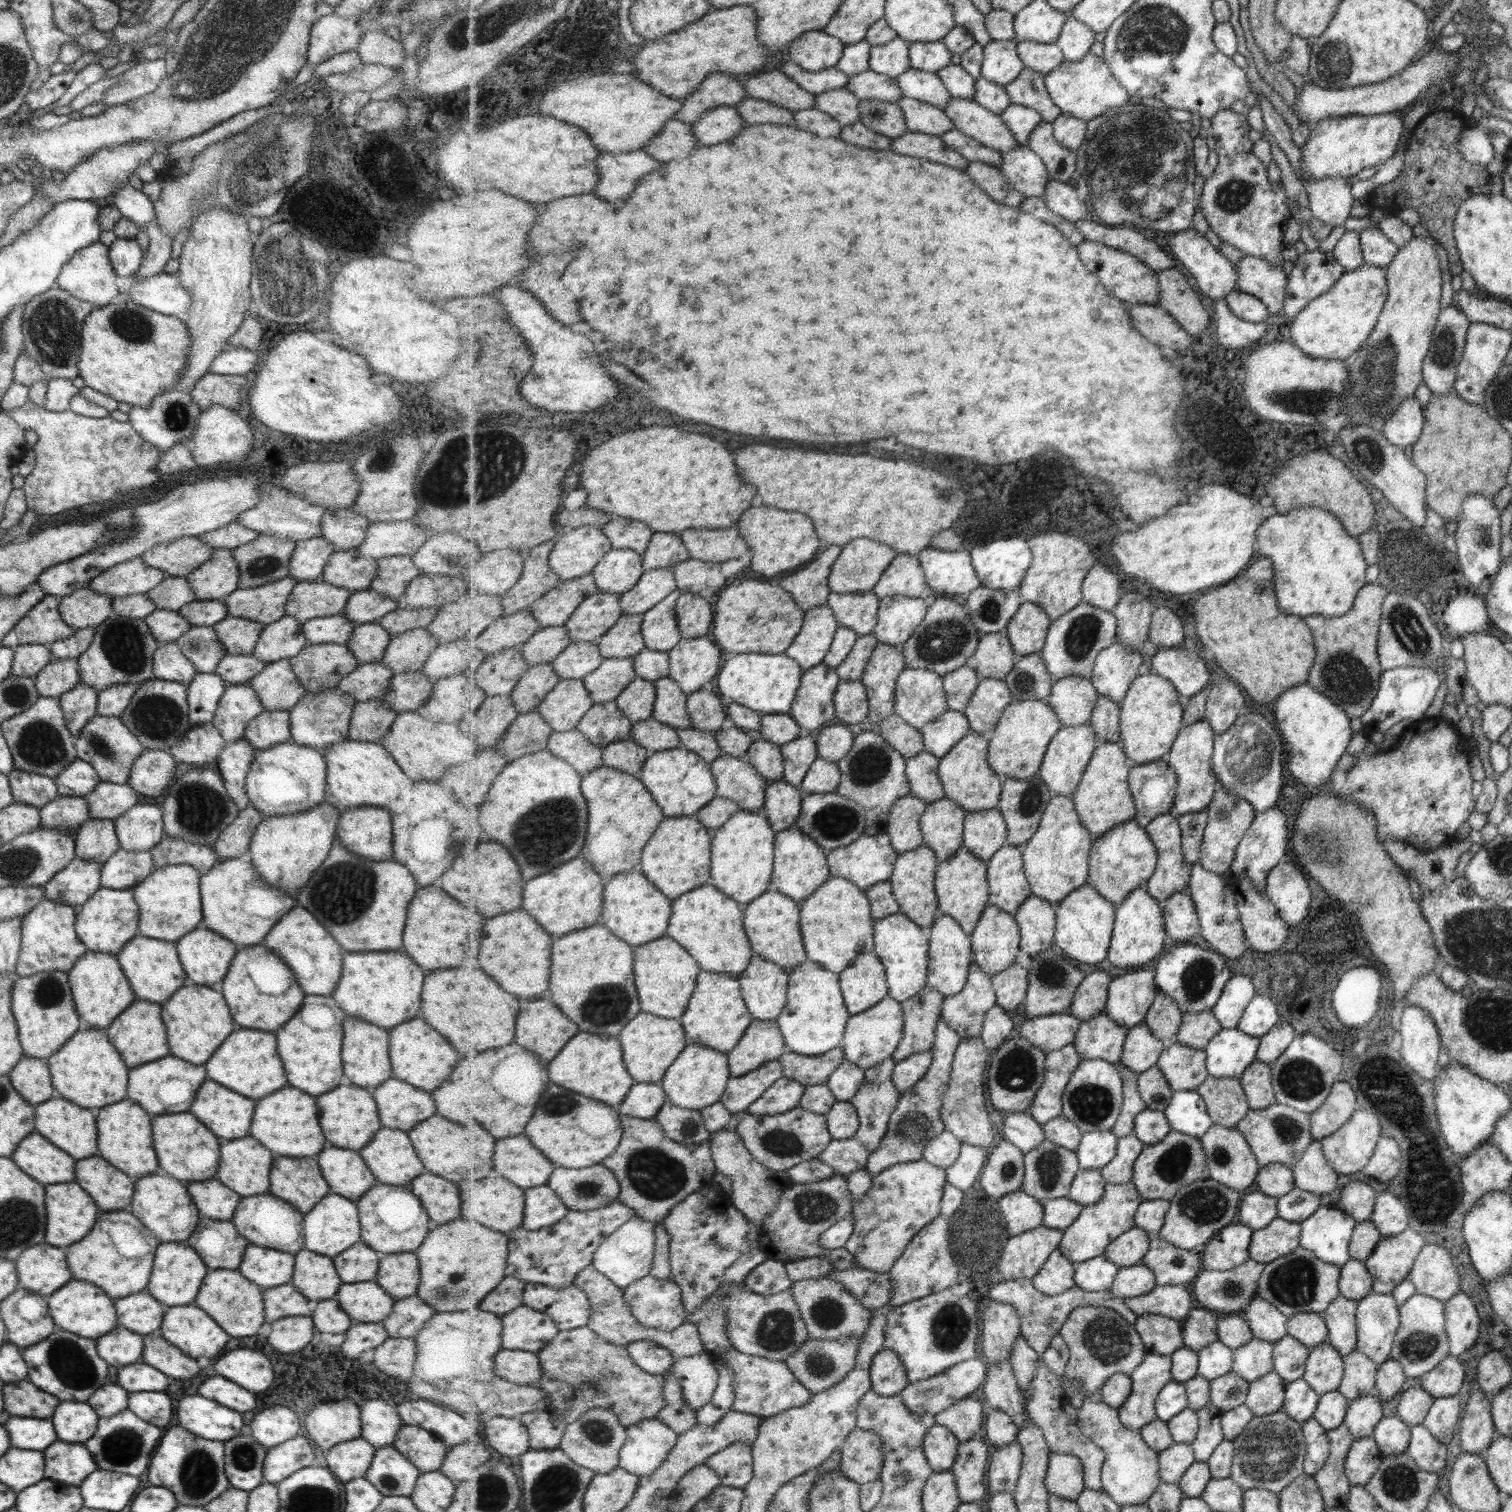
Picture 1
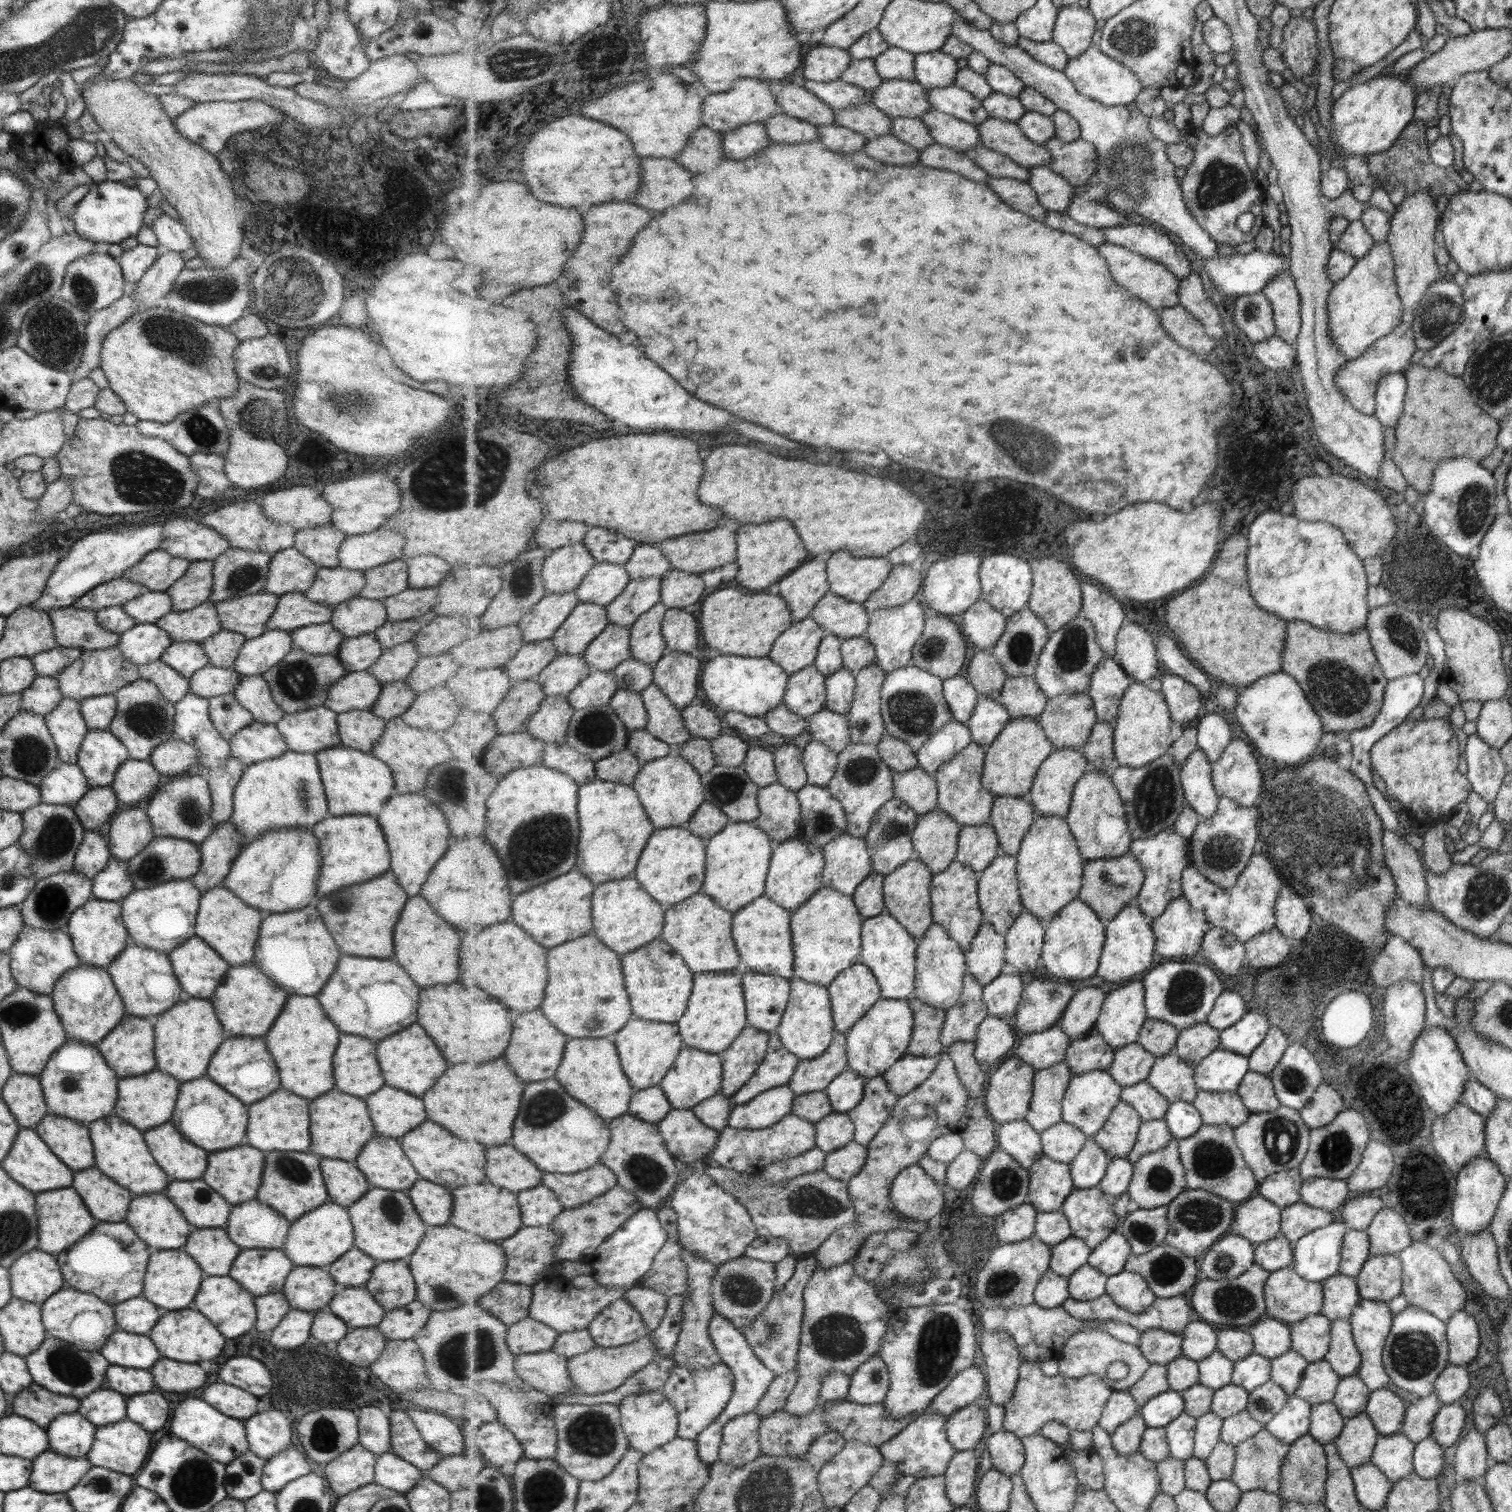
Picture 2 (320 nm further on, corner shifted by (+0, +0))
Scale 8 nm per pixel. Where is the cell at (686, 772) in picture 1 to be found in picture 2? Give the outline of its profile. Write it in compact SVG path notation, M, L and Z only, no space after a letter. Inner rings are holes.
M674 753L643 764L633 784L652 823L659 828L688 828L692 817L706 802L702 775L680 754Z

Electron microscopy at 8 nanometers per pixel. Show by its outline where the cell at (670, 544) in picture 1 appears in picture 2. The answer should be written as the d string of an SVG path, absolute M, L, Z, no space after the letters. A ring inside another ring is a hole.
M639 544L633 556L623 565L632 580L647 577L662 578L672 569L672 563L664 553L659 545Z

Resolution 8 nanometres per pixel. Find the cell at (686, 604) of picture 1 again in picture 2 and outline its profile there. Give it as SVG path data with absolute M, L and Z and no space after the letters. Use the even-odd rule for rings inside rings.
M671 608L665 615L663 631L668 652L677 651L695 654L699 646L700 623L697 623L691 609Z

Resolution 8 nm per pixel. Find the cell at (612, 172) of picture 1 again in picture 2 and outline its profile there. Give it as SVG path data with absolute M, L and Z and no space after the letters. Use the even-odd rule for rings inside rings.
M642 157L644 182L637 204L650 210L666 210L681 204L693 194L691 172L670 158Z

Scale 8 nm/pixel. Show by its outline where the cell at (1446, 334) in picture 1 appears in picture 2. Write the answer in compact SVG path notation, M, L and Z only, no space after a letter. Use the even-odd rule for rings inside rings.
M1437 280L1427 286L1421 300L1417 302L1417 308L1412 312L1413 320L1411 320L1410 332L1417 349L1426 351L1445 338L1445 335L1451 334L1453 329L1460 327L1464 318L1462 302L1462 291L1454 281Z

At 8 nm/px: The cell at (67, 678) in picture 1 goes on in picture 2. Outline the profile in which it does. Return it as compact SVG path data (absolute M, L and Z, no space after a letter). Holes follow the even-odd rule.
M36 676L29 687L20 692L20 710L44 716L61 700L55 678Z

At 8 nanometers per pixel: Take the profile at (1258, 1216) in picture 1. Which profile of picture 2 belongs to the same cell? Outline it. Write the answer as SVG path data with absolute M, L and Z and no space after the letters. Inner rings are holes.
M1256 1195L1239 1205L1236 1222L1230 1234L1248 1238L1255 1245L1279 1234L1281 1208L1276 1203Z

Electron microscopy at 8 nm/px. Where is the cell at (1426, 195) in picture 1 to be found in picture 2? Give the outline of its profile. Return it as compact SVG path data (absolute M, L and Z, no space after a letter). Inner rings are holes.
M1412 118L1399 133L1399 136L1391 143L1387 150L1380 153L1368 154L1365 157L1369 174L1377 180L1375 187L1385 190L1387 193L1393 186L1404 186L1404 194L1413 194L1417 191L1427 193L1435 202L1438 196L1443 194L1456 195L1467 191L1465 183L1459 173L1452 167L1441 168L1431 162L1428 154L1428 146L1425 141L1425 122L1421 119Z

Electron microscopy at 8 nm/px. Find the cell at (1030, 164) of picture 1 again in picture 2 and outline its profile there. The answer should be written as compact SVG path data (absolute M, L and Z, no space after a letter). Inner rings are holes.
M1045 166L1031 168L1030 173L1028 183L1037 193L1039 202L1048 211L1067 212L1075 195L1072 183L1064 175Z

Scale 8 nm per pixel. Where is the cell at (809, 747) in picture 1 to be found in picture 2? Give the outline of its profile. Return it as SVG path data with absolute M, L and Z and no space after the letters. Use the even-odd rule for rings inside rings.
M787 744L780 746L774 753L778 783L791 790L801 790L808 784L808 772L804 764L804 750Z

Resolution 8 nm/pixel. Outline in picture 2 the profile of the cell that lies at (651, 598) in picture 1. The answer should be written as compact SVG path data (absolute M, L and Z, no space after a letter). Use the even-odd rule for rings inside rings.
M661 577L632 580L624 592L606 606L608 619L615 625L632 626L642 614L660 602L661 589Z

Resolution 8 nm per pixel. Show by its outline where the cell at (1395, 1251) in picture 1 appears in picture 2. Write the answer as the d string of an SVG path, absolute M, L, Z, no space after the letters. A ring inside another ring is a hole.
M1369 1255L1355 1283L1360 1299L1388 1303L1401 1293L1401 1263L1395 1255Z

